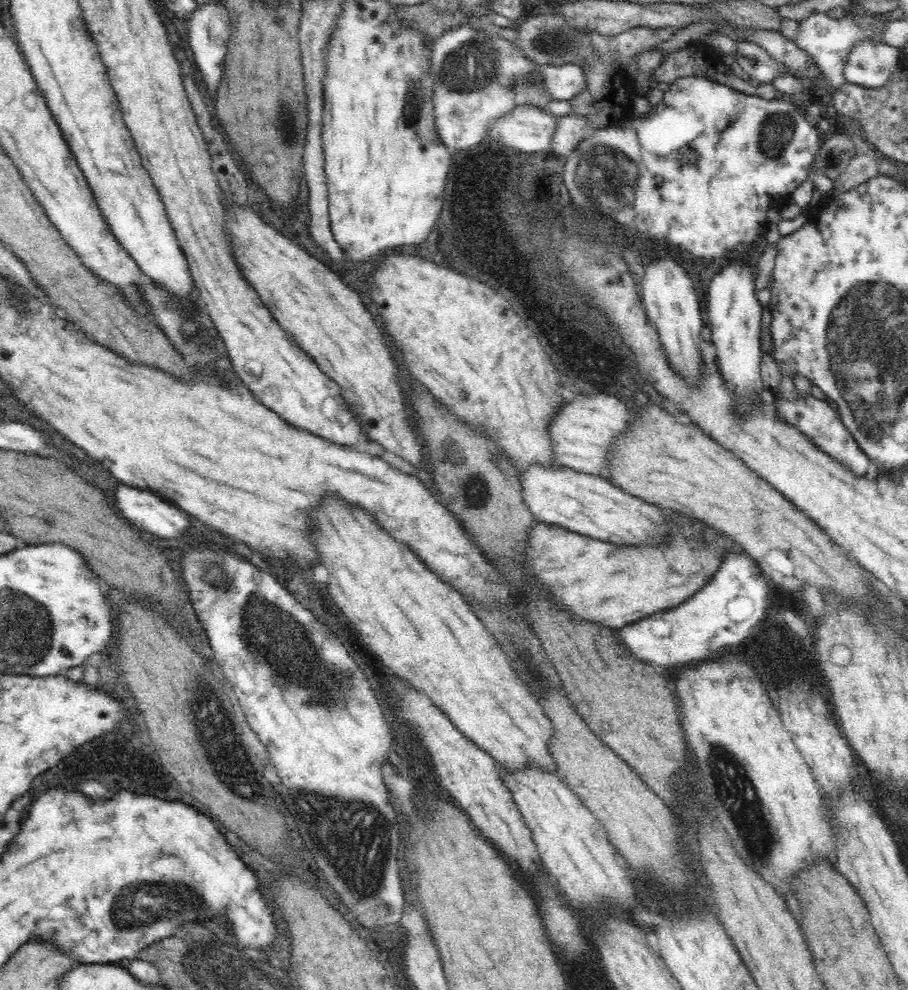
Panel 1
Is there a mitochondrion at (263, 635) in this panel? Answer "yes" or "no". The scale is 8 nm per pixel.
yes

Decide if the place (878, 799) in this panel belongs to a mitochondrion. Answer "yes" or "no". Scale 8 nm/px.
no

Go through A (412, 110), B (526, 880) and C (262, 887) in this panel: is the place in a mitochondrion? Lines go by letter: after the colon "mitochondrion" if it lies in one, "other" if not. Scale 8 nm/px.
A: mitochondrion
B: other
C: other

